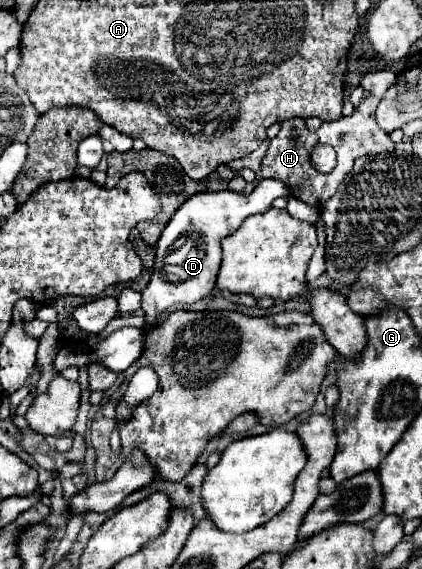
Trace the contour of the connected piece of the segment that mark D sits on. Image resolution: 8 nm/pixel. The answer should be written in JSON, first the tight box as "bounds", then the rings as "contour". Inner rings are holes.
{"bounds":[142,180,290,326],"contour":[[[262,180],[252,190],[250,196],[242,196],[238,192],[222,190],[222,192],[202,192],[194,194],[186,200],[168,226],[162,230],[162,236],[156,244],[156,262],[152,270],[150,284],[142,292],[142,310],[146,312],[146,326],[152,326],[156,318],[168,310],[172,304],[198,302],[206,298],[214,286],[220,270],[220,240],[234,234],[236,228],[252,214],[264,212],[272,206],[272,200],[280,196],[290,196],[286,184],[280,180]]]}

